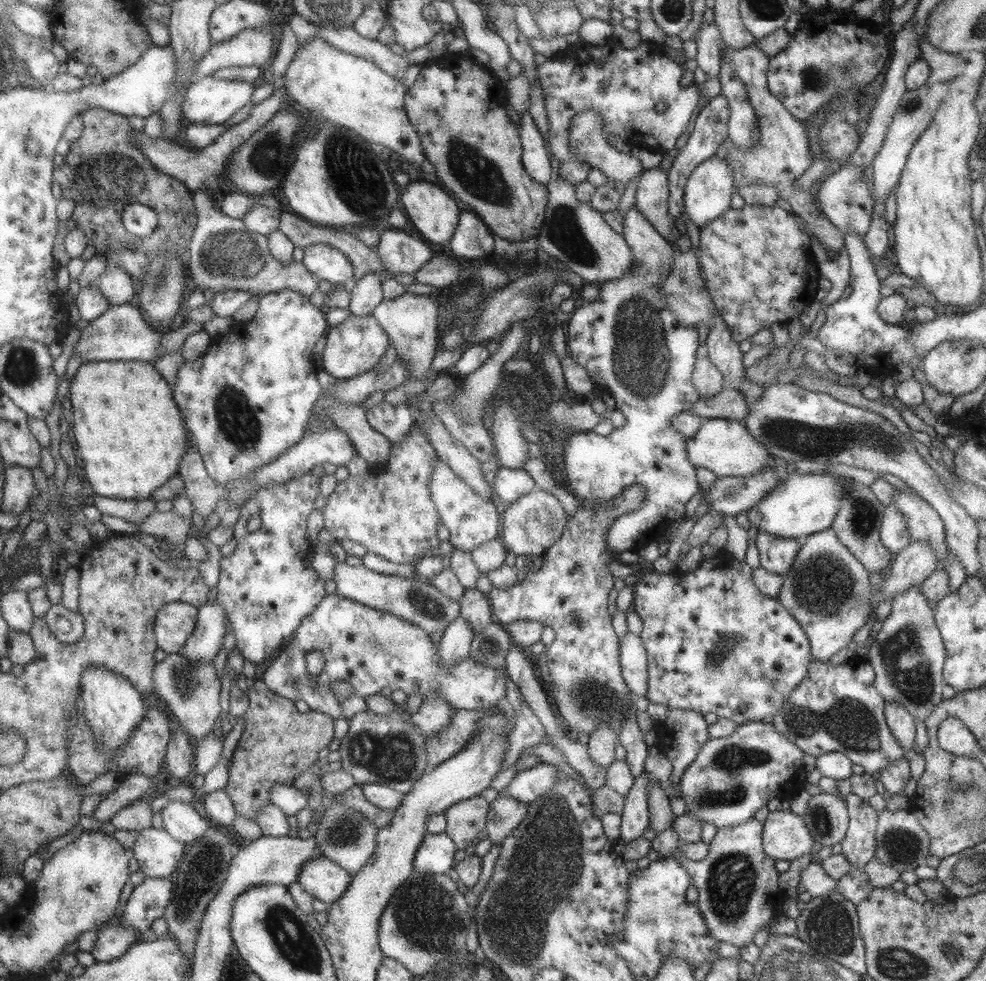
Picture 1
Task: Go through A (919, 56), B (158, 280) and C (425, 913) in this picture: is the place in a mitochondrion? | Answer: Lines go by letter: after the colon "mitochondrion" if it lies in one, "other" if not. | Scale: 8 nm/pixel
A: other
B: mitochondrion
C: mitochondrion

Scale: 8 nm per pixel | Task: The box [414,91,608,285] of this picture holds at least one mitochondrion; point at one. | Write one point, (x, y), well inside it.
(477, 175)

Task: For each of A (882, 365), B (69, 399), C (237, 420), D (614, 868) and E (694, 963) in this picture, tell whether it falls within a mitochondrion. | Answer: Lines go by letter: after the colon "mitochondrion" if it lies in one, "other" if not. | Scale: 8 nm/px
A: other
B: other
C: mitochondrion
D: other
E: other

